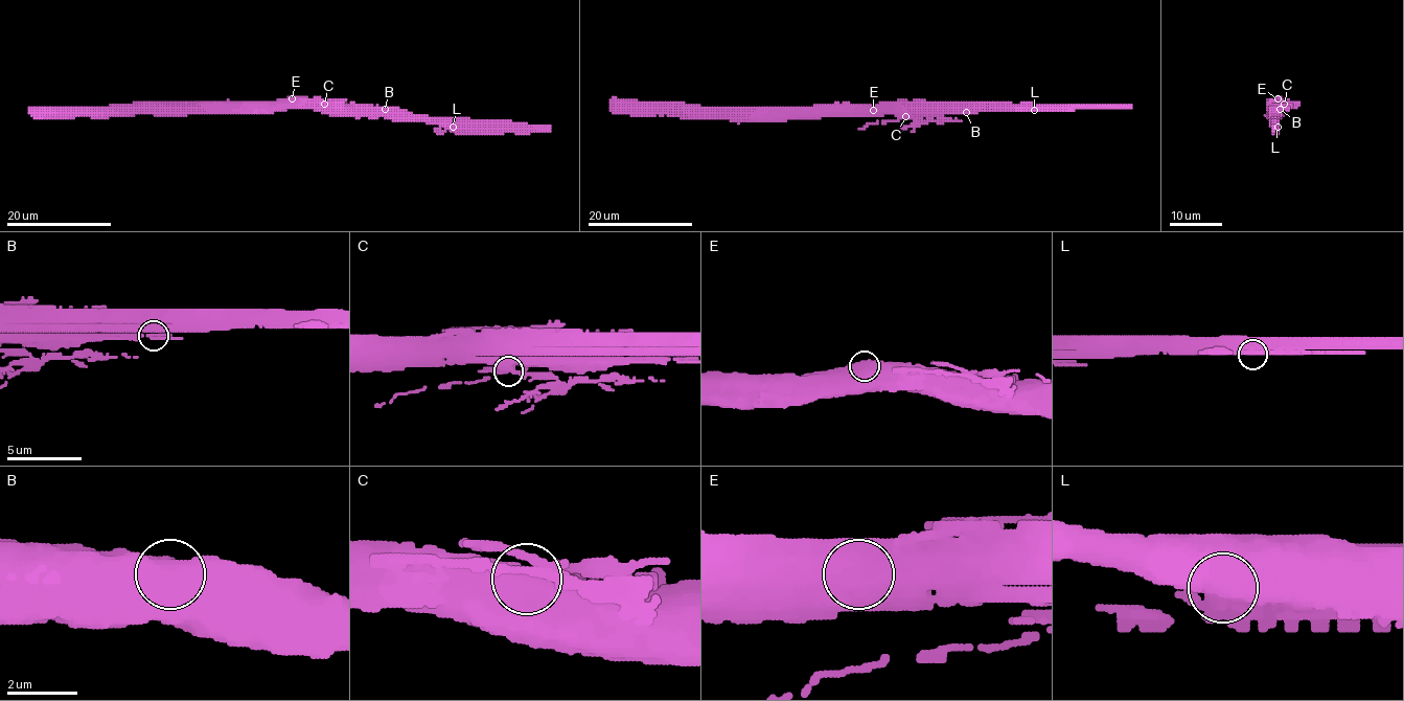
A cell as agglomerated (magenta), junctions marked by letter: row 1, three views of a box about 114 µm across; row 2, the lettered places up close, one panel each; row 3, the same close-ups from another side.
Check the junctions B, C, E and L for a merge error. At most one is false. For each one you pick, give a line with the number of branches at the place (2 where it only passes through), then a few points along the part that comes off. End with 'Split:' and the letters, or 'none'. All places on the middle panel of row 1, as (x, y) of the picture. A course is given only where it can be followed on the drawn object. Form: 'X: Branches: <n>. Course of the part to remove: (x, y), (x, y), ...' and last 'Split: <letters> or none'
C: Branches: 3. Course of the part to remove: (905, 116), (921, 120), (961, 120)
Split: C

